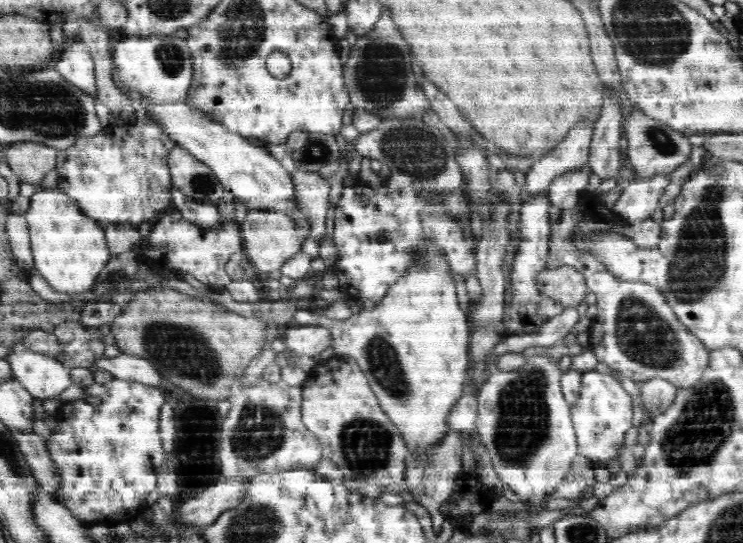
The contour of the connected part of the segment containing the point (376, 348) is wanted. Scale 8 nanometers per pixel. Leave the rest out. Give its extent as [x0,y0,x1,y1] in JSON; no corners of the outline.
[292,246,472,452]

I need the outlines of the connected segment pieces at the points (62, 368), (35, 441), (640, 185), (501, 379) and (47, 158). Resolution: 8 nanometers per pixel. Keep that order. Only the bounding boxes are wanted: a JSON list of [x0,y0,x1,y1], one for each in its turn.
[[5,346,71,400],[12,430,65,505],[614,174,670,225],[476,356,578,508],[5,142,57,186]]

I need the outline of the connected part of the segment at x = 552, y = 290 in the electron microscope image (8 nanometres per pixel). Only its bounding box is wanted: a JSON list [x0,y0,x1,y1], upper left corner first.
[536,266,589,308]

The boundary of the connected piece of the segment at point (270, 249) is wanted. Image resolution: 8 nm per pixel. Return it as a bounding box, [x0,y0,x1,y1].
[242,209,311,272]

